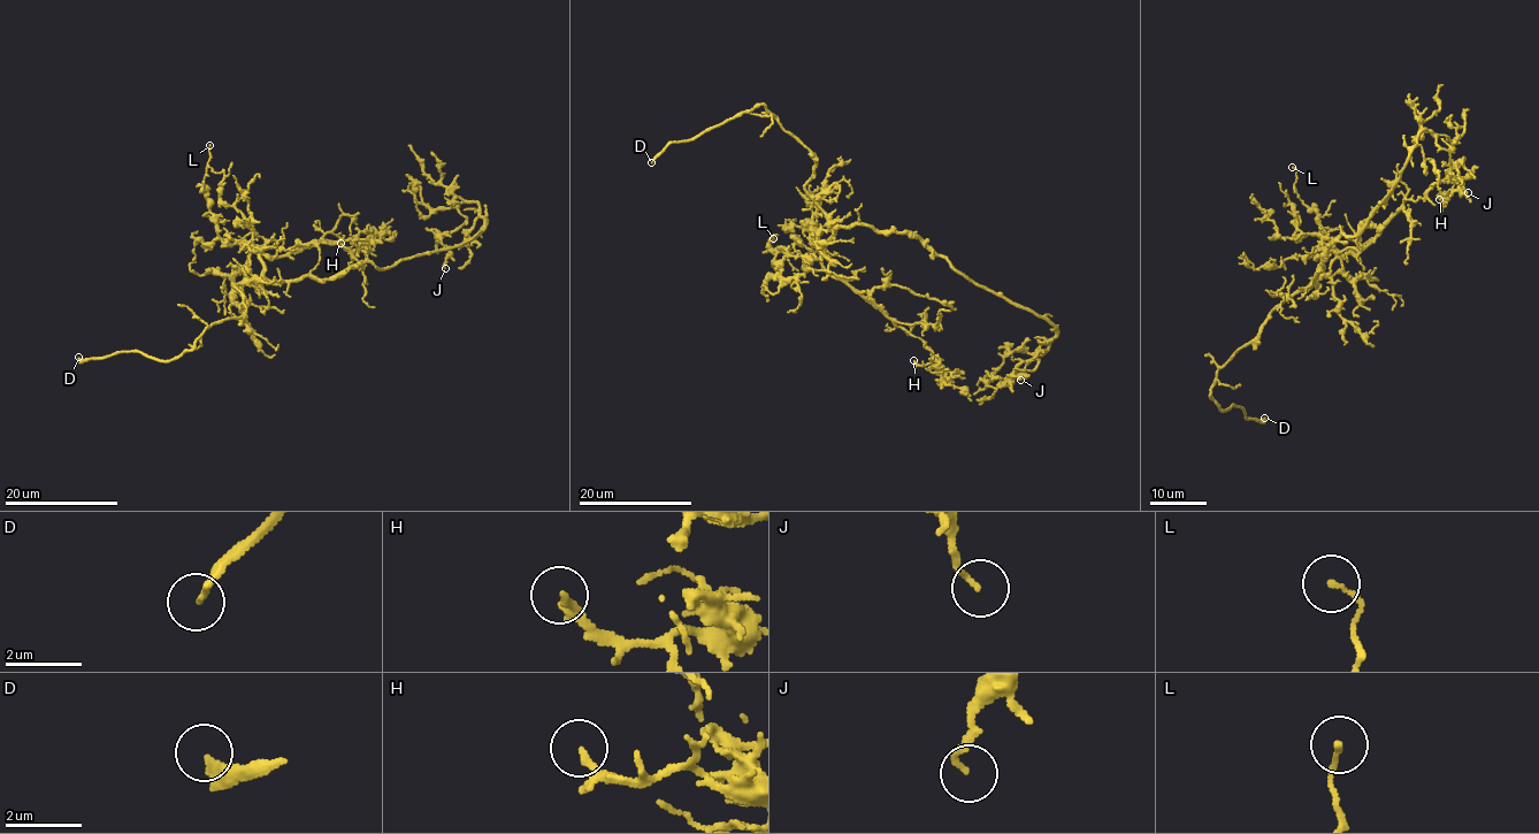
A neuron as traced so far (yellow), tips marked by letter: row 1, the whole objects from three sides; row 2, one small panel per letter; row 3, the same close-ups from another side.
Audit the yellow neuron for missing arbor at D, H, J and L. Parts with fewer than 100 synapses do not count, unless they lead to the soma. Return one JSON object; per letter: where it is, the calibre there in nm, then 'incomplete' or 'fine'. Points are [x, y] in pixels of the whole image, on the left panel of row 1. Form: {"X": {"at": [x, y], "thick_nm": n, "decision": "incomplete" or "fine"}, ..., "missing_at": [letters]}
{"D": {"at": [78, 357], "thick_nm": 220, "decision": "incomplete"}, "H": {"at": [341, 243], "thick_nm": 150, "decision": "fine"}, "J": {"at": [445, 268], "thick_nm": 140, "decision": "fine"}, "L": {"at": [209, 145], "thick_nm": 120, "decision": "fine"}, "missing_at": ["D"]}

